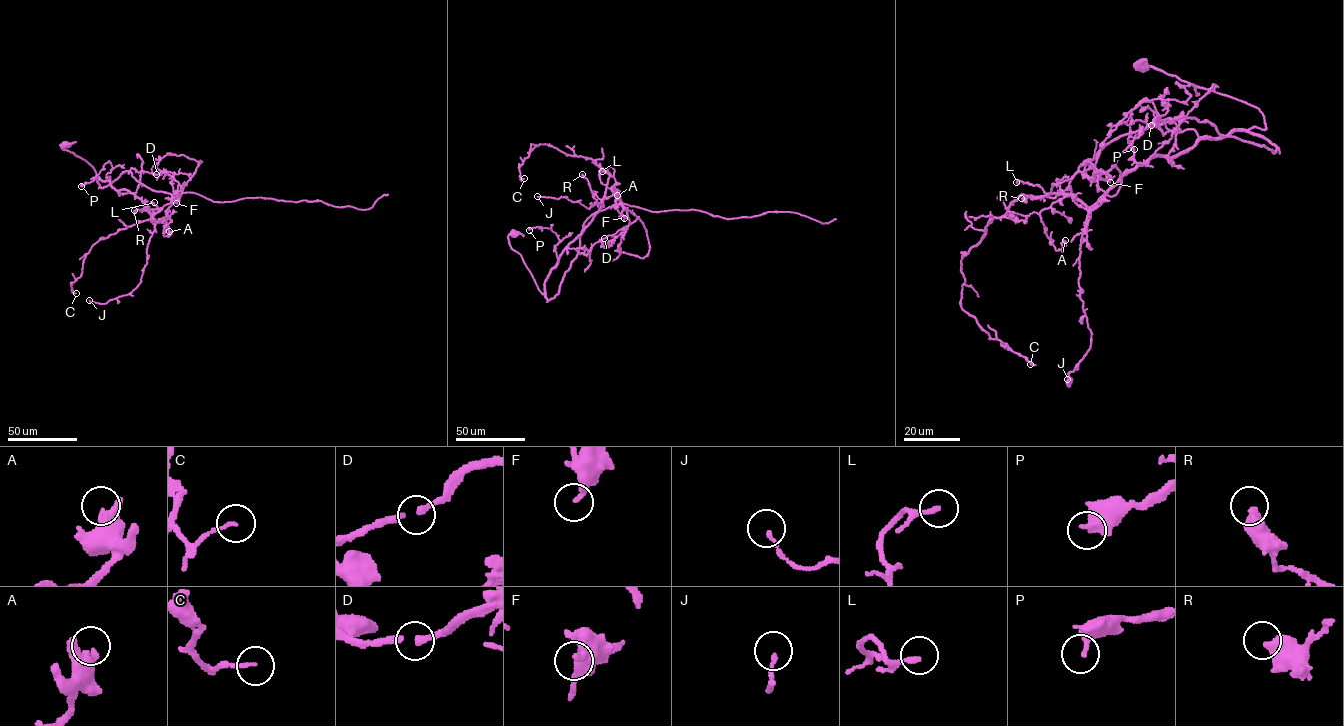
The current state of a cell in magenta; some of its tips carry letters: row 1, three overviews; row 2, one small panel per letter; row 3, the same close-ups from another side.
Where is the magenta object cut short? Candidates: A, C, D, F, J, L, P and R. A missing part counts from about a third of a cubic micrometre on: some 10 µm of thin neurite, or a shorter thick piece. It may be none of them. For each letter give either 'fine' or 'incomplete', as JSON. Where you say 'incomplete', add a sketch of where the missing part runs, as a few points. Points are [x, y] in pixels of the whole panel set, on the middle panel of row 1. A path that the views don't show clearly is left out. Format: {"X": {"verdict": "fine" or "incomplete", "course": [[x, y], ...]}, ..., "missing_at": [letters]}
{"A": {"verdict": "fine"}, "C": {"verdict": "fine"}, "D": {"verdict": "fine"}, "F": {"verdict": "fine"}, "J": {"verdict": "fine"}, "L": {"verdict": "fine"}, "P": {"verdict": "fine"}, "R": {"verdict": "fine"}, "missing_at": []}

